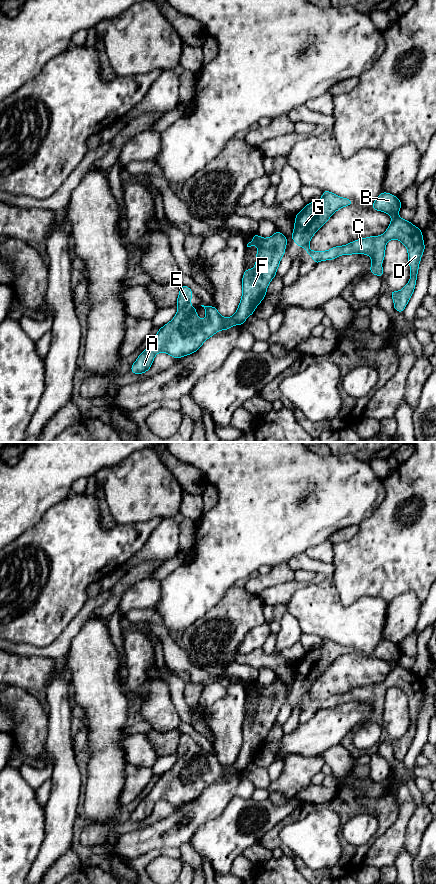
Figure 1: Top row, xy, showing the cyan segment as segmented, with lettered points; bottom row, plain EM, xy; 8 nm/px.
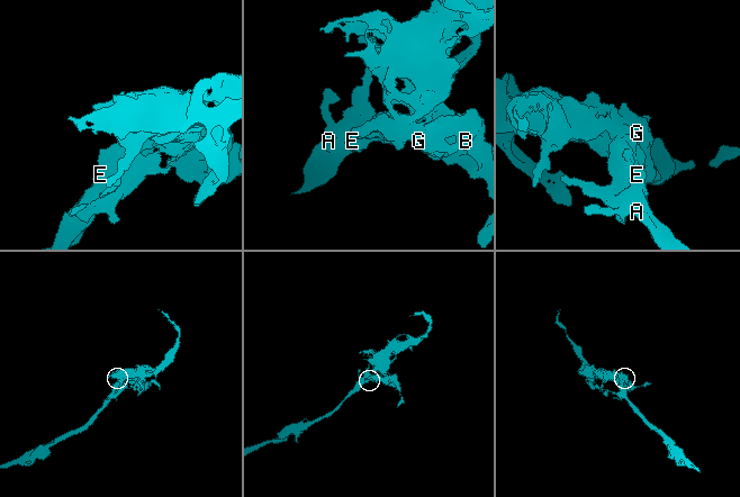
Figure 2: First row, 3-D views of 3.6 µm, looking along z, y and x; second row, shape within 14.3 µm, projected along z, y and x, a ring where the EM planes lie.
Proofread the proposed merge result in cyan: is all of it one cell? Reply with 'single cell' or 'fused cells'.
single cell

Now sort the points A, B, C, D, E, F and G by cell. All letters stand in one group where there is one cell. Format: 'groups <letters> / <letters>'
groups A B C D E F G

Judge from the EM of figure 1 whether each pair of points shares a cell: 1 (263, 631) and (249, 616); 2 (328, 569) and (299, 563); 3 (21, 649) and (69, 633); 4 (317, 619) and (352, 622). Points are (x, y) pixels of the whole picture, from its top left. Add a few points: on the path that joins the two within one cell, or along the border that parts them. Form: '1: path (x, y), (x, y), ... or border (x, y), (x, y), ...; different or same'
1: border (265, 622), (253, 627), (246, 634), (242, 642); different
2: path (321, 567), (306, 563); same
3: path (33, 650), (51, 651), (57, 645); same
4: path (326, 619), (343, 622); same

